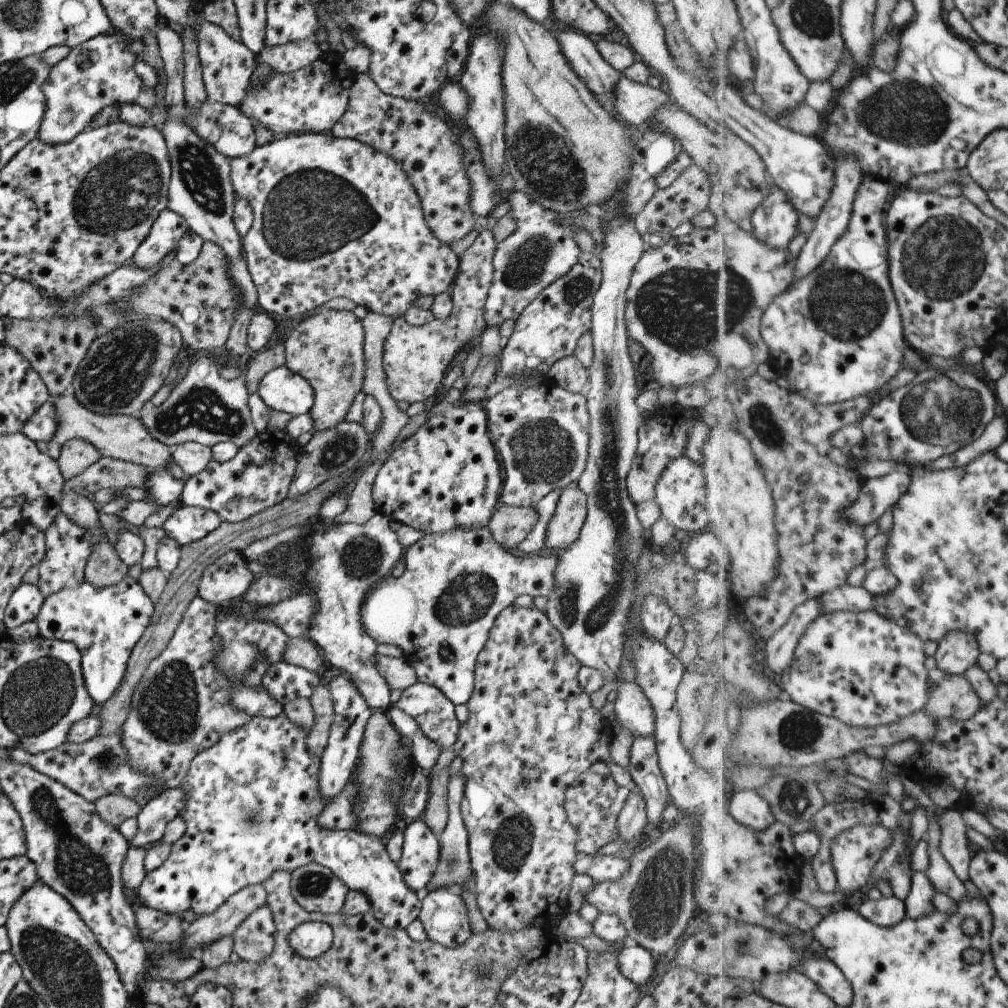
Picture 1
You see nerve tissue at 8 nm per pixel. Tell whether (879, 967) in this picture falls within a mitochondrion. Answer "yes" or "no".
no

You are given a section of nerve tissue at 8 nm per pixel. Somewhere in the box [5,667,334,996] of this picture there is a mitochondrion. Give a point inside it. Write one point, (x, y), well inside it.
(85, 872)

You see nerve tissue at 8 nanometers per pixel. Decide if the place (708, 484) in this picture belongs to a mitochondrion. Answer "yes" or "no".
no

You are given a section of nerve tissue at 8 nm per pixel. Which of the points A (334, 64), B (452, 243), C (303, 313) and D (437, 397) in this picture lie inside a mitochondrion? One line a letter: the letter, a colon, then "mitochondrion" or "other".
A: other
B: other
C: other
D: other

